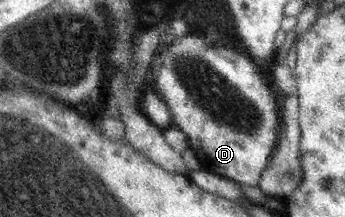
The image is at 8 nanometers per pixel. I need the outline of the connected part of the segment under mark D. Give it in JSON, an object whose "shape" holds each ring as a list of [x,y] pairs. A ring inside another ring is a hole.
{"shape":[[[189,33],[182,37],[164,37],[151,65],[156,71],[154,93],[166,104],[172,125],[184,133],[201,168],[246,187],[257,185],[278,143],[278,115],[267,72],[262,71],[248,55],[229,46],[205,45],[202,38]]]}

